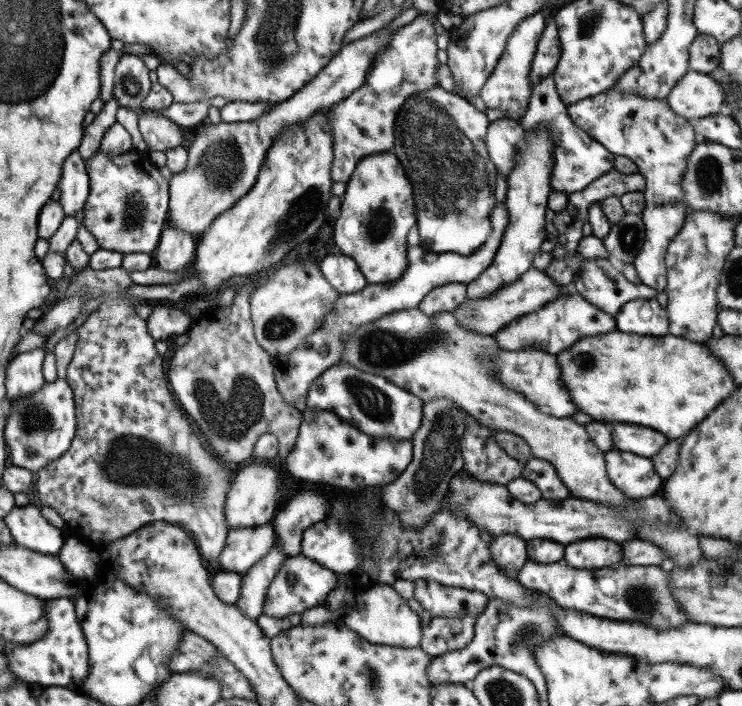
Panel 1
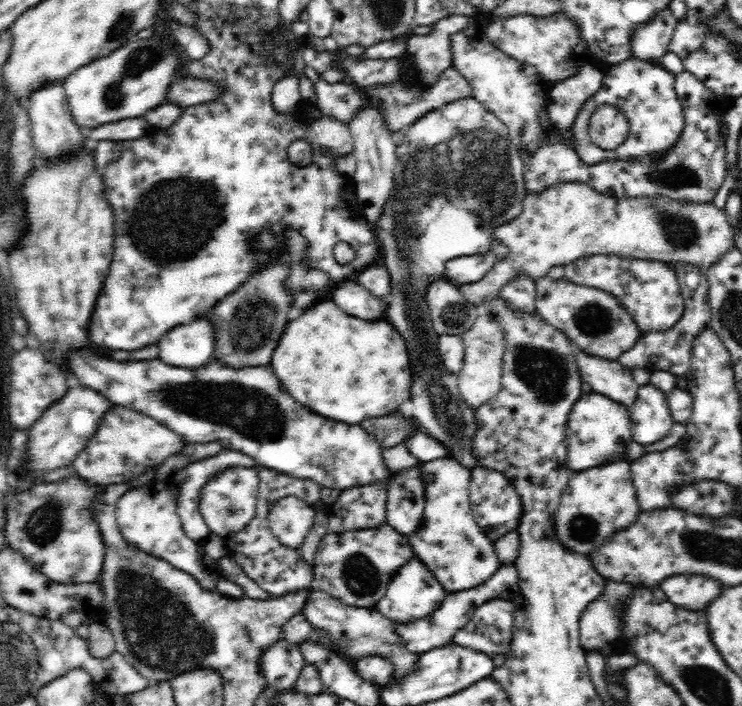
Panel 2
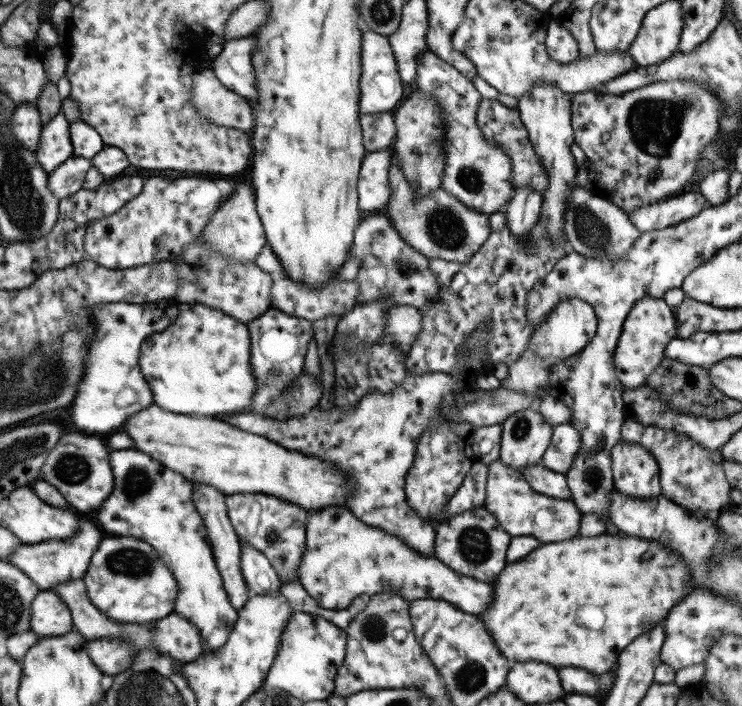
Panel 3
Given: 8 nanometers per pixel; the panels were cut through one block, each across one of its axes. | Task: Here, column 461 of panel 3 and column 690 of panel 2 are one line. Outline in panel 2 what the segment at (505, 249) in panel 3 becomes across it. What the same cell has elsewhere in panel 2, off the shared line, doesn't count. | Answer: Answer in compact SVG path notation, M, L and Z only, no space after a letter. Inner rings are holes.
M672 262L670 266L677 275L677 280L681 286L681 294L685 303L684 312L681 319L672 328L665 331L645 333L628 352L624 352L625 354L618 362L628 369L642 368L648 372L668 371L677 376L685 375L691 367L693 338L709 325L711 308L708 297L709 283L705 271L692 266L690 263ZM696 270L700 282L696 288L690 288L686 284L686 276L696 272Z

